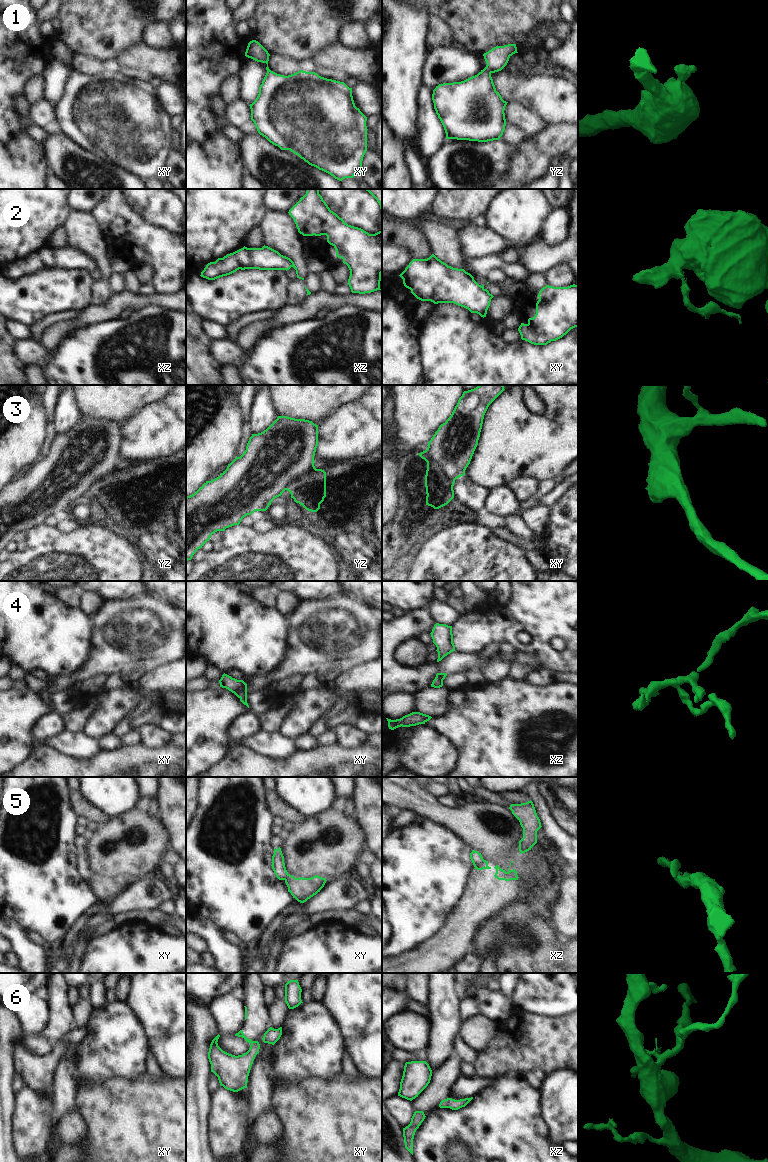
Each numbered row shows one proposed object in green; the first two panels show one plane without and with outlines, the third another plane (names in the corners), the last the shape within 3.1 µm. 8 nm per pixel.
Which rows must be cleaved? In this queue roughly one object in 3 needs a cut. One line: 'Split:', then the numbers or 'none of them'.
Split: 2, 5, 6.

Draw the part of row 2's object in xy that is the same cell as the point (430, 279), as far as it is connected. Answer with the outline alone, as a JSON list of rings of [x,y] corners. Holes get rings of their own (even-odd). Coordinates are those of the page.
[[[434,254],[427,259],[413,259],[399,276],[421,301],[454,303],[486,317],[491,294],[470,273],[448,266]]]

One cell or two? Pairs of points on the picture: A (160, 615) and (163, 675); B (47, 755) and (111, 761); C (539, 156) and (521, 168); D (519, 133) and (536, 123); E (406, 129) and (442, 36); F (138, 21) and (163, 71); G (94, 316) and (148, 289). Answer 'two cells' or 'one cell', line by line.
A: two cells
B: one cell
C: one cell
D: two cells
E: two cells
F: two cells
G: two cells

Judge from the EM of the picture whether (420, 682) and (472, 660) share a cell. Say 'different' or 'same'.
same

